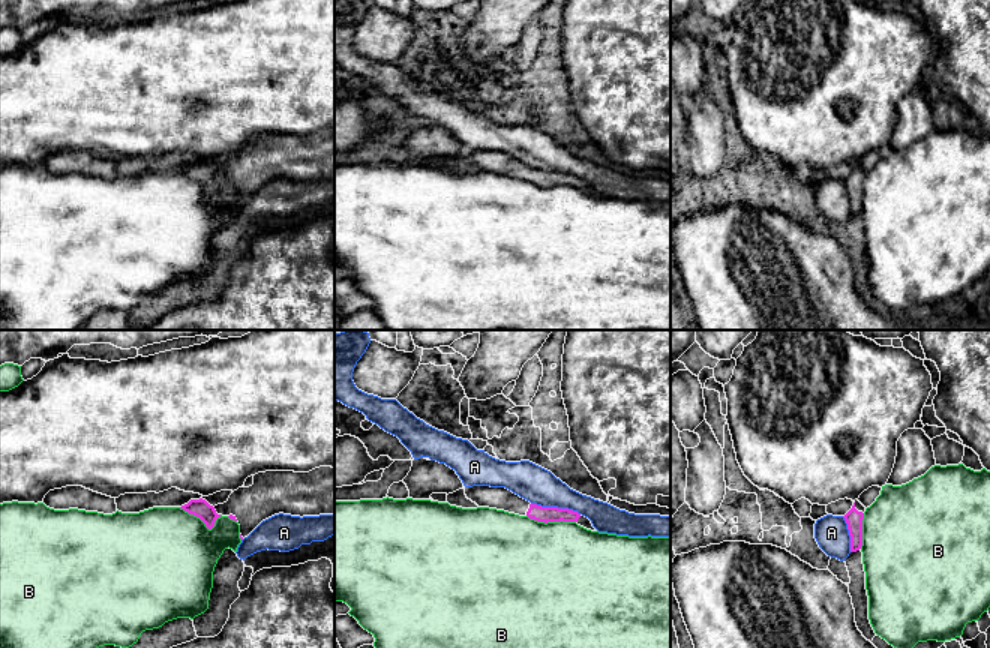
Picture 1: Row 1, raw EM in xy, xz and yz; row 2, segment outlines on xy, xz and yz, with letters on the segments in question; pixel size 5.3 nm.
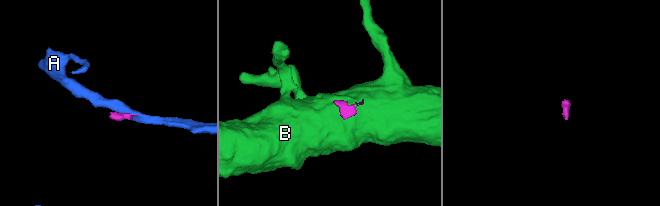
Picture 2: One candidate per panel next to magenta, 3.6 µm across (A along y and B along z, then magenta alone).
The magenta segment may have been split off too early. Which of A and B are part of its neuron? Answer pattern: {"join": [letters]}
{"join": []}

